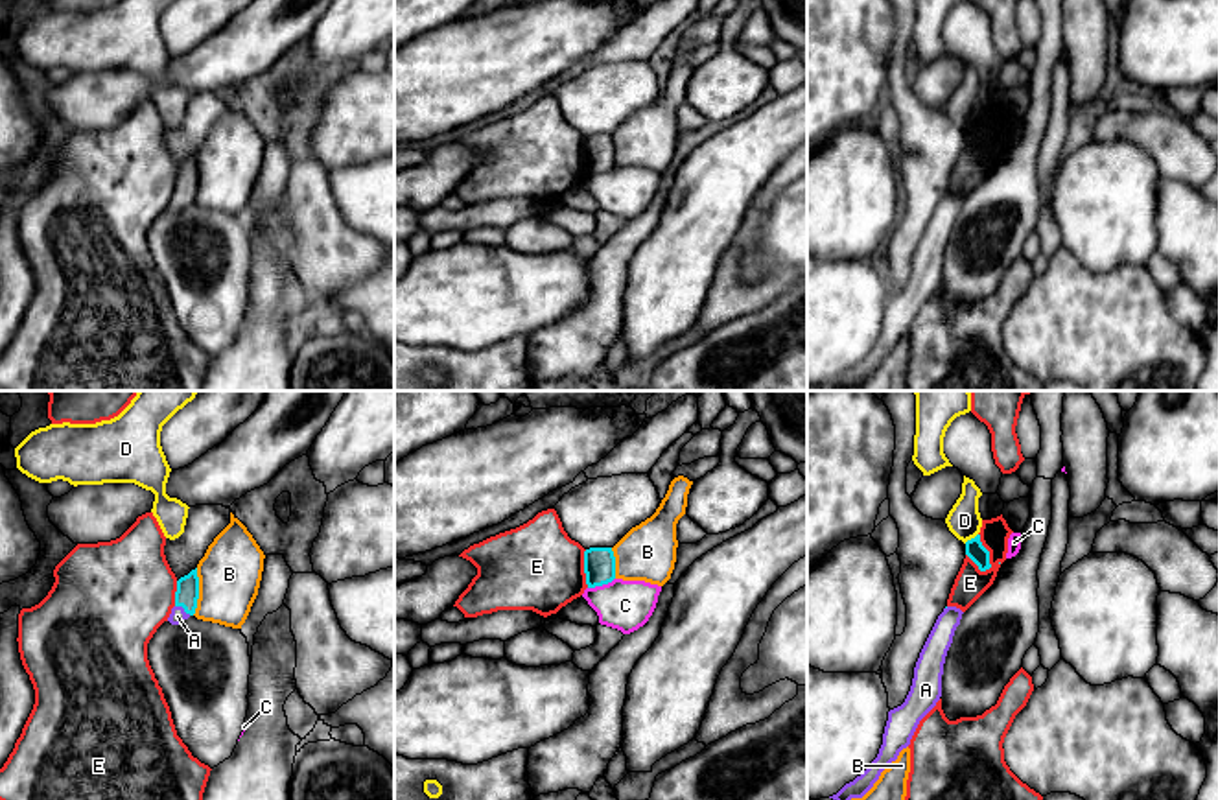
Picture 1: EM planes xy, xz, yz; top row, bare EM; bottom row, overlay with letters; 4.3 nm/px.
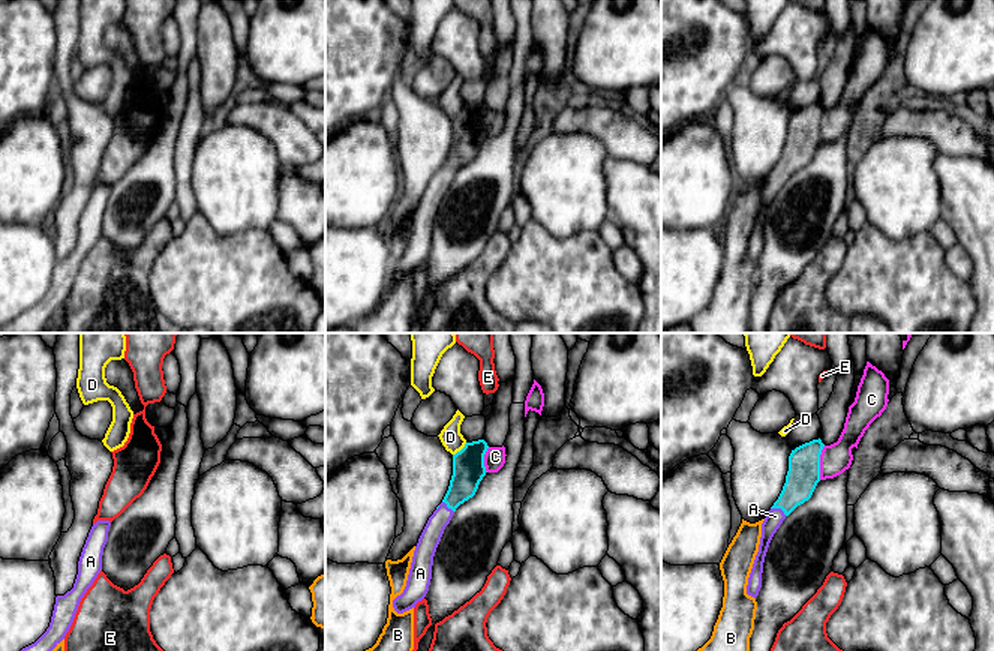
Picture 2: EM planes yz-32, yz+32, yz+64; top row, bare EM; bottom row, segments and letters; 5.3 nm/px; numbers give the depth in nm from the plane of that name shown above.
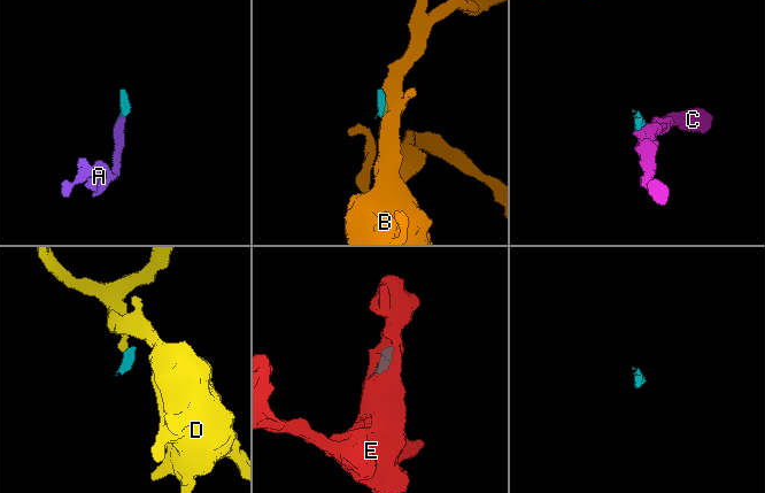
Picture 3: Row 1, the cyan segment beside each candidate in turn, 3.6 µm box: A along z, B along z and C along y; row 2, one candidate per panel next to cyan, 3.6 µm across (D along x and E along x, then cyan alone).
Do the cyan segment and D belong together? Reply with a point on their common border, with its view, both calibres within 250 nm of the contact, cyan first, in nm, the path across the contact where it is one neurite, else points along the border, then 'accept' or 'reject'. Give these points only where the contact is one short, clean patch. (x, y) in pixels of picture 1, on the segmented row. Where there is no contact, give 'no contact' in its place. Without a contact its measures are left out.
meets cyan in yz at (972, 539); 80 nm thick on the cyan side, 150 nm on the other; border along yz (977, 533), (964, 542); reject

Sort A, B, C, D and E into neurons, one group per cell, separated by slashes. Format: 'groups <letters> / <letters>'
groups A / B / C / D / E

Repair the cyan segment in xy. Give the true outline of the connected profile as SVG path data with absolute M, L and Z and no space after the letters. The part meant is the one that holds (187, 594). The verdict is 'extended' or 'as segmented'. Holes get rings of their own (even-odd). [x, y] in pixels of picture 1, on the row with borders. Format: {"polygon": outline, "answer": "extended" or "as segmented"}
{"polygon": "M195 568L177 581L175 606L171 608L168 621L171 625L181 625L184 619L193 616L197 608L197 599L199 599L199 577Z", "answer": "extended"}

